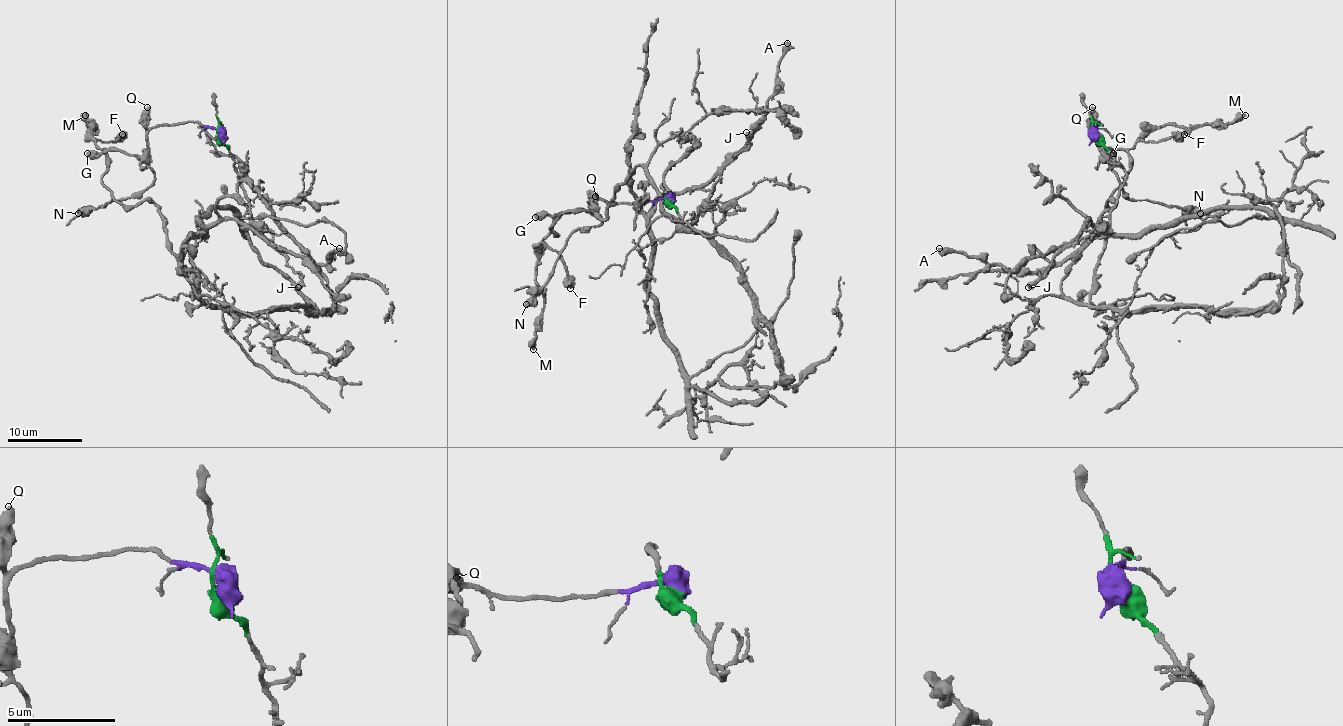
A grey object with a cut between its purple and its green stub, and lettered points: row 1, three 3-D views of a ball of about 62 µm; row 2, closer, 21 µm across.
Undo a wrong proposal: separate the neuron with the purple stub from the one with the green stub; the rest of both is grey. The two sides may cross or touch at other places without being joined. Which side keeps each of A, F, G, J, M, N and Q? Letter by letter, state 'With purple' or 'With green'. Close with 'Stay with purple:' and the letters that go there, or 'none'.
A: With green
F: With purple
G: With purple
J: With green
M: With purple
N: With purple
Q: With purple
Stay with purple: F, G, M, N, Q

